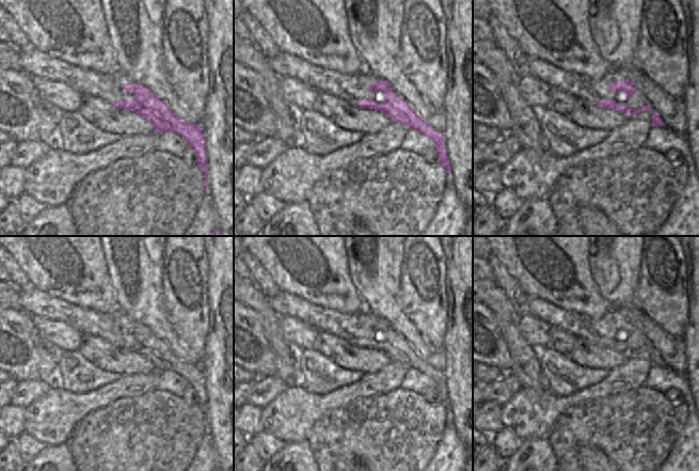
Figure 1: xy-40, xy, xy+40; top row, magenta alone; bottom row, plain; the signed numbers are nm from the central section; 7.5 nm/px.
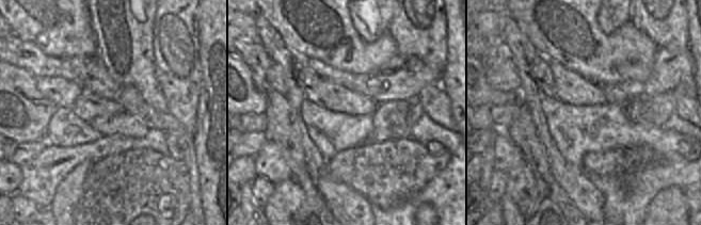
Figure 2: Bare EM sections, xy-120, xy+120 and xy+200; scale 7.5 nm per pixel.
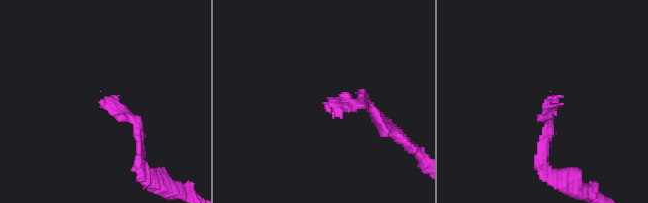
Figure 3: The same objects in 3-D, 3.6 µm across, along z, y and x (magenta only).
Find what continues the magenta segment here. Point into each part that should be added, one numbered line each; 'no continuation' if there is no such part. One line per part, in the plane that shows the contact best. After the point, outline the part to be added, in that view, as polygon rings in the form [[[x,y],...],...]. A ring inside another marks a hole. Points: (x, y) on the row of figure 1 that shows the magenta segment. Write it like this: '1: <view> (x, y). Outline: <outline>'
no continuation.

